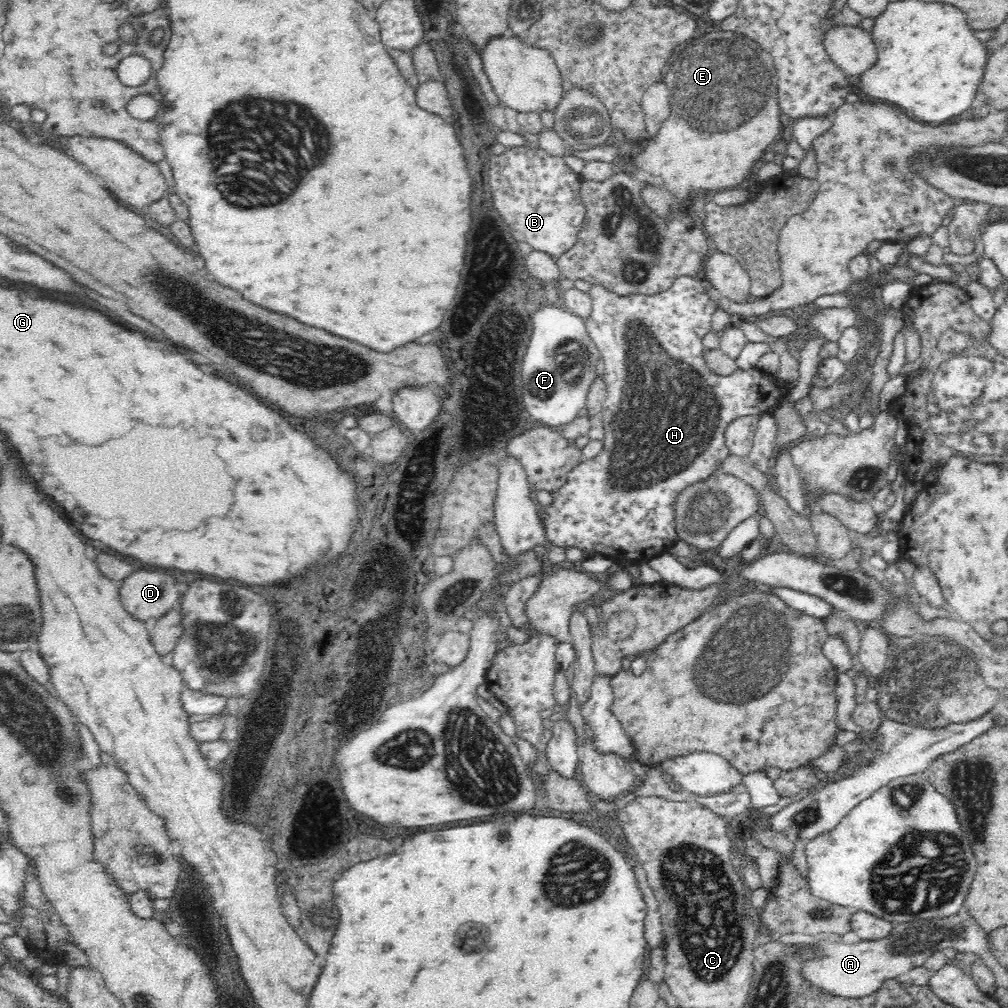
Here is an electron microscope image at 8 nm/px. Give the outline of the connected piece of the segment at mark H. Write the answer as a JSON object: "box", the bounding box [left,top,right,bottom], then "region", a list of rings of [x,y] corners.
{"box":[540,276,787,563],"region":[[[677,276],[668,290],[654,296],[642,293],[632,293],[631,295],[620,295],[604,287],[602,283],[592,283],[589,294],[591,296],[592,309],[590,317],[585,319],[588,333],[599,348],[601,355],[599,364],[604,380],[604,388],[608,392],[606,400],[602,402],[600,410],[603,418],[603,430],[605,435],[602,439],[603,449],[598,456],[593,459],[585,459],[584,463],[570,472],[566,484],[552,492],[552,503],[547,507],[540,507],[540,516],[545,527],[545,538],[549,546],[578,548],[589,554],[606,555],[613,559],[626,559],[628,563],[648,563],[658,556],[668,552],[668,549],[676,544],[676,521],[674,521],[673,500],[678,491],[692,484],[694,481],[705,479],[711,472],[719,471],[717,464],[726,456],[730,455],[728,447],[725,445],[725,426],[735,418],[764,412],[772,412],[779,406],[784,392],[787,391],[784,381],[778,378],[777,374],[764,374],[757,368],[738,368],[728,376],[720,376],[710,369],[706,361],[706,352],[703,350],[702,339],[712,331],[712,316],[716,312],[717,304],[714,302],[712,290],[700,278],[691,276]]]}

